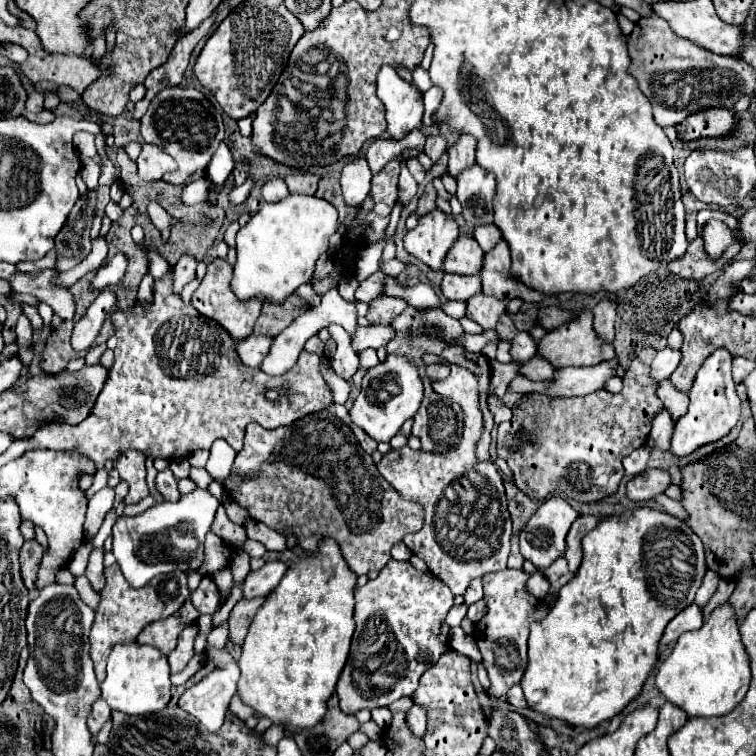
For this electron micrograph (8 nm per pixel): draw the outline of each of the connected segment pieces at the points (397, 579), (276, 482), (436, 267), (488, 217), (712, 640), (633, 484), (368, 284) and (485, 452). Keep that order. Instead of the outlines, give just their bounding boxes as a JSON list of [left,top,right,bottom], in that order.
[[337,559,453,713],[225,409,425,575],[403,209,457,271],[457,165,497,225],[657,601,751,717],[627,469,671,501],[355,271,389,303],[477,431,491,461]]

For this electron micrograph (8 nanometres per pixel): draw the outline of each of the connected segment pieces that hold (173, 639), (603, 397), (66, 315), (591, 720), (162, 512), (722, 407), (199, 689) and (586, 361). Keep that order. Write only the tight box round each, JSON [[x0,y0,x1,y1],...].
[[137,601,199,655],[497,347,663,503],[9,269,75,319],[521,507,707,727],[113,489,221,587],[671,347,741,457],[179,647,241,731],[537,311,615,369]]

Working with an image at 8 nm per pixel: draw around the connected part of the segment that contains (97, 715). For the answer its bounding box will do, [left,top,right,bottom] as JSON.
[87,699,111,735]

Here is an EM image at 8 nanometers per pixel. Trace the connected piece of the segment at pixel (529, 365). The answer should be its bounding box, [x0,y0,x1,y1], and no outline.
[520,356,557,381]

